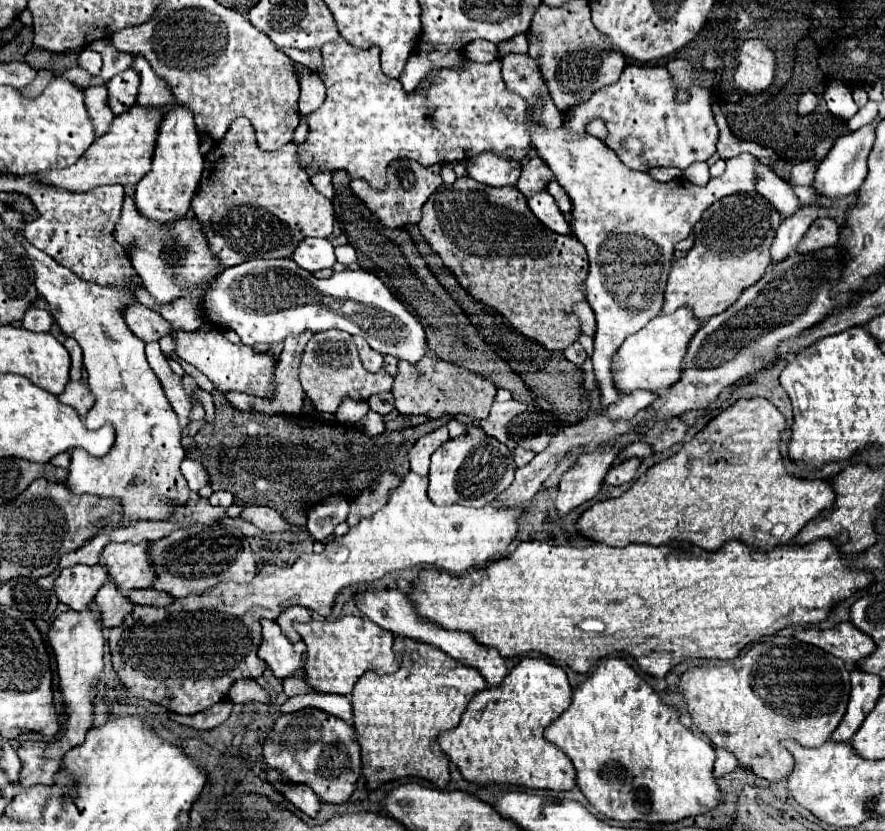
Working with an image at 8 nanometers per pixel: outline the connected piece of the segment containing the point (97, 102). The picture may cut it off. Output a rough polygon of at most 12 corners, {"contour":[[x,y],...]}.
{"contour":[[105,87],[85,95],[95,137],[105,135],[115,117]]}

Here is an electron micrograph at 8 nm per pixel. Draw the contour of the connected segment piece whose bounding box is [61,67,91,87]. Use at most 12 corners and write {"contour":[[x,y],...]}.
{"contour":[[73,67],[61,77],[71,79],[71,83],[87,87],[91,77],[85,69]]}

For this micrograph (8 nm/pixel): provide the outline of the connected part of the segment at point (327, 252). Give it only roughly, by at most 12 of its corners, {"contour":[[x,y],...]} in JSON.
{"contour":[[329,239],[299,241],[293,261],[313,273],[337,263]]}

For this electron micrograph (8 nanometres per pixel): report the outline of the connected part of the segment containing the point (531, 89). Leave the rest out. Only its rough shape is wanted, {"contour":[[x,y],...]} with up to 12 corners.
{"contour":[[507,55],[505,85],[535,107],[547,95],[541,71],[529,55]]}

